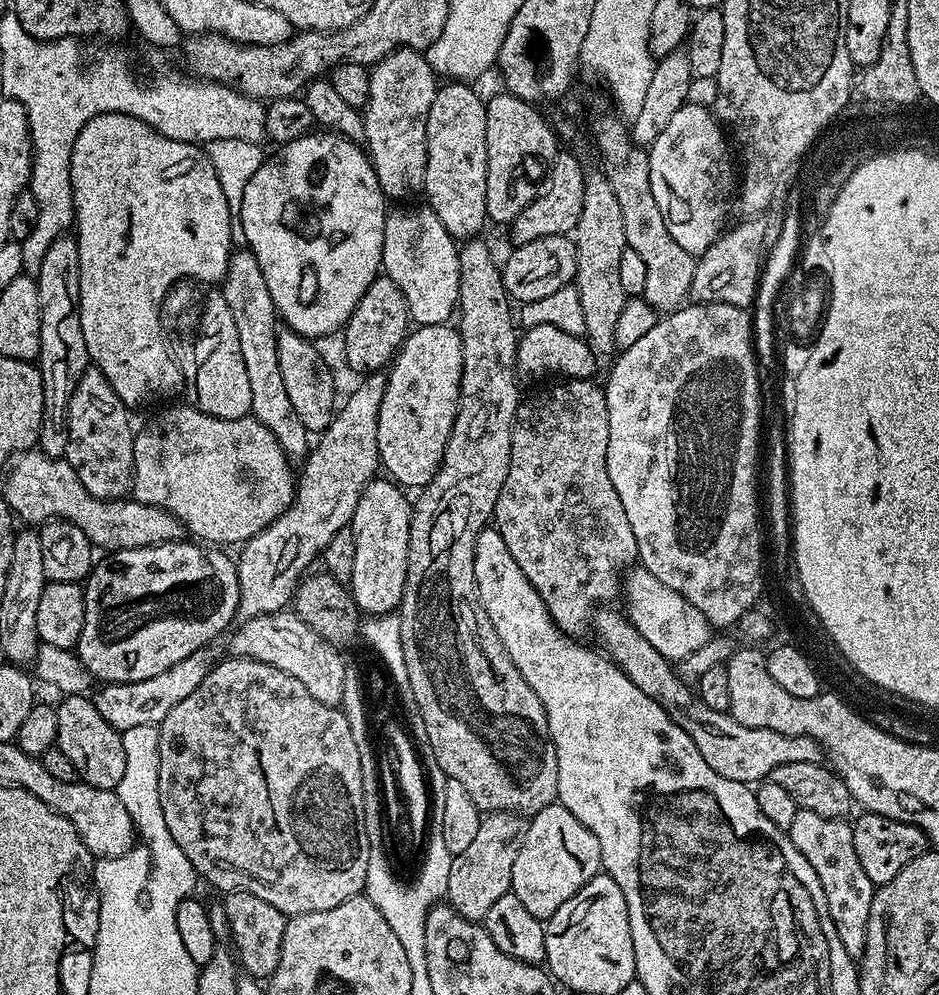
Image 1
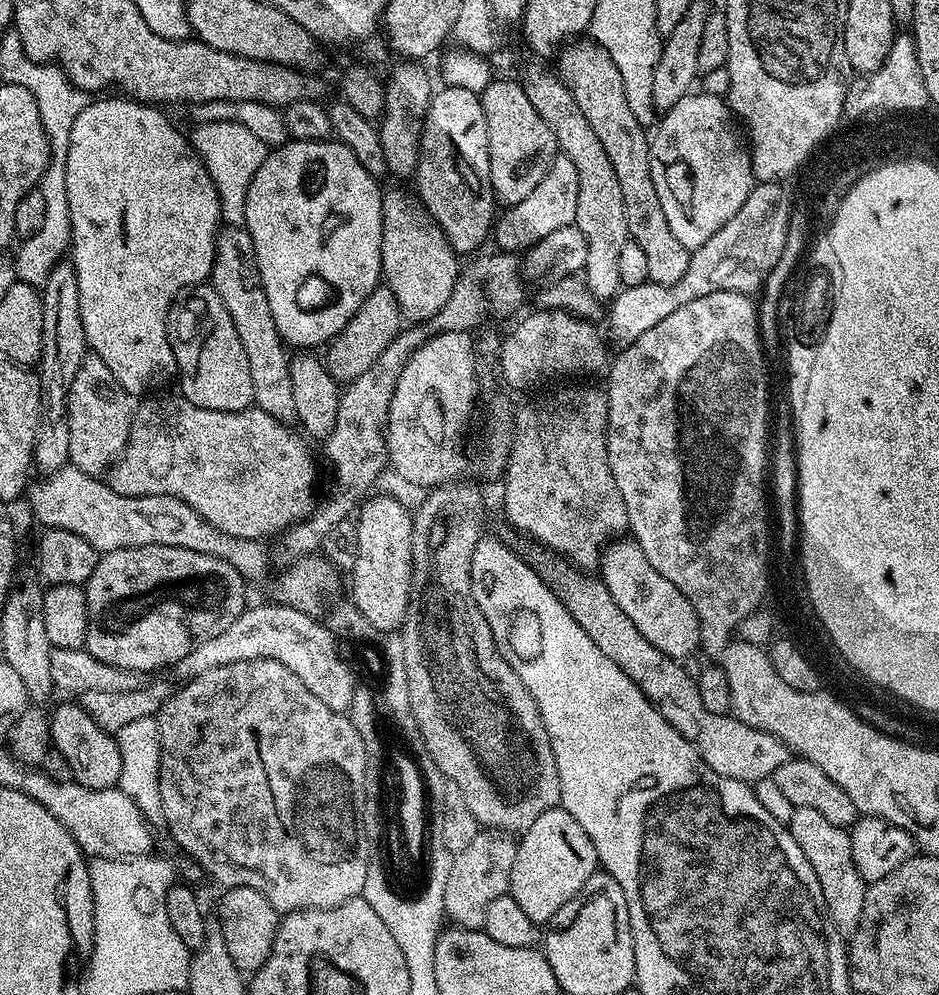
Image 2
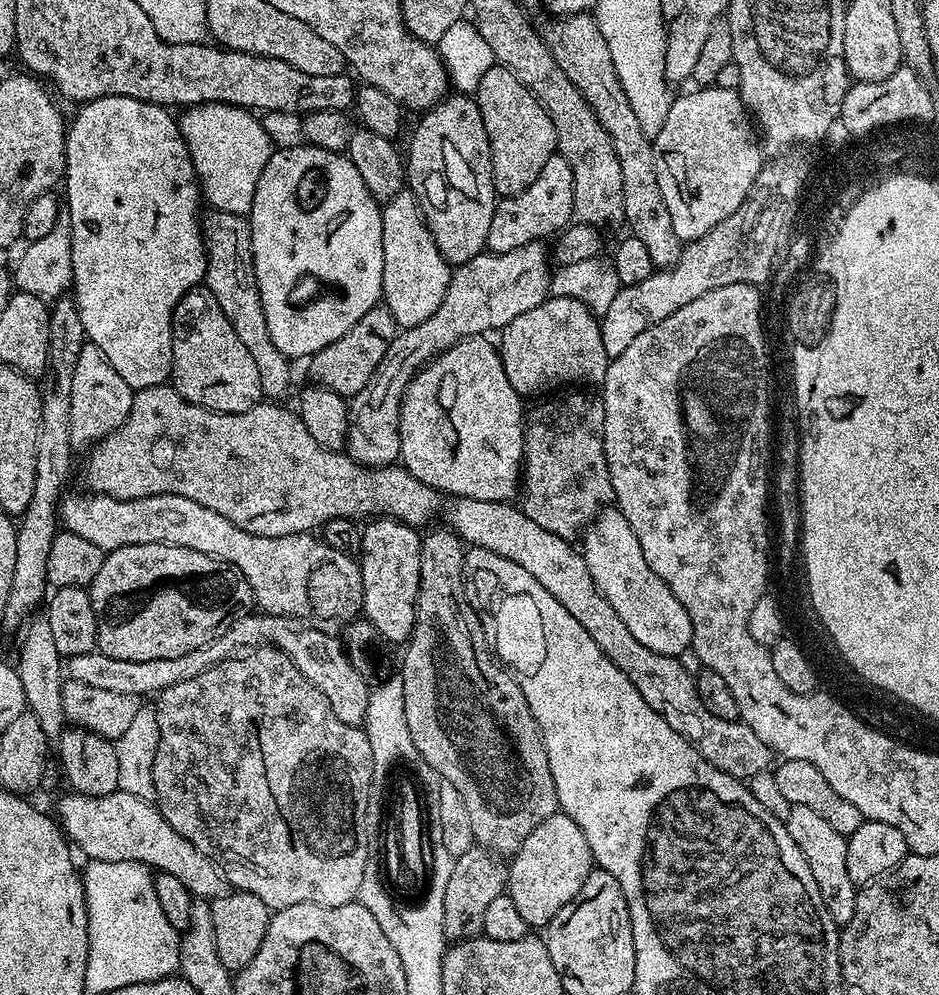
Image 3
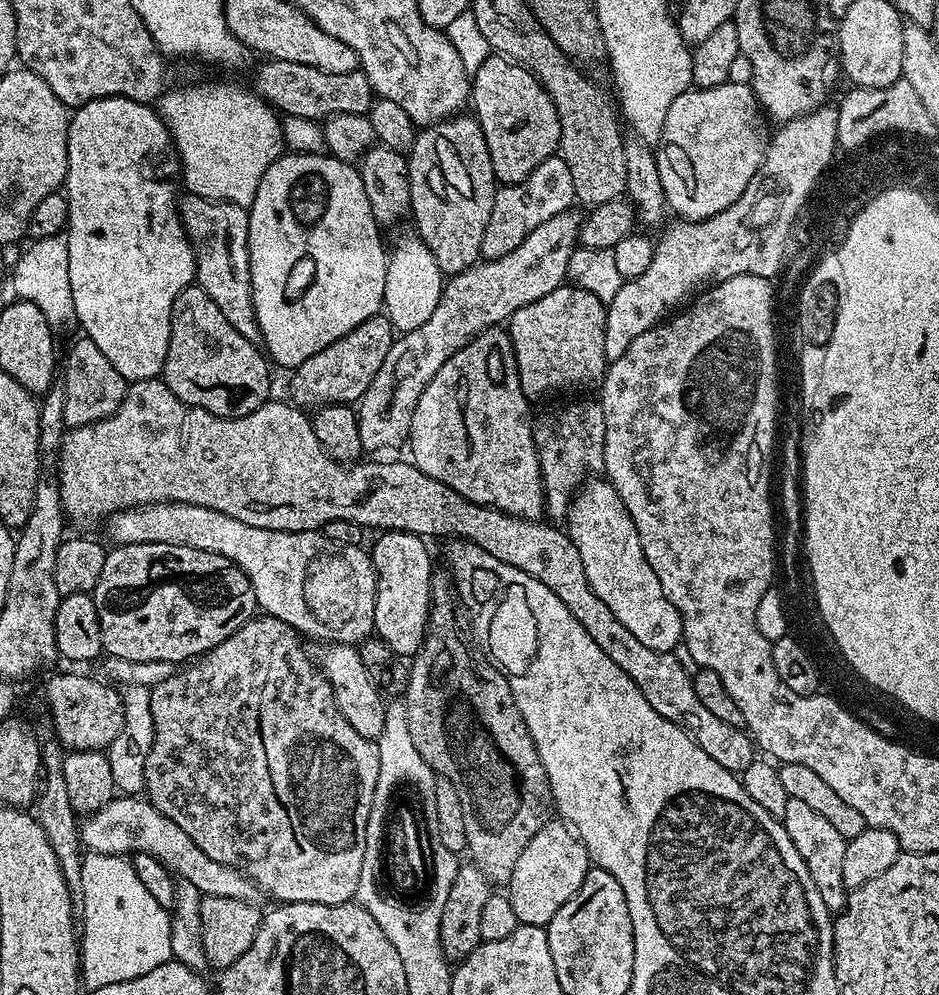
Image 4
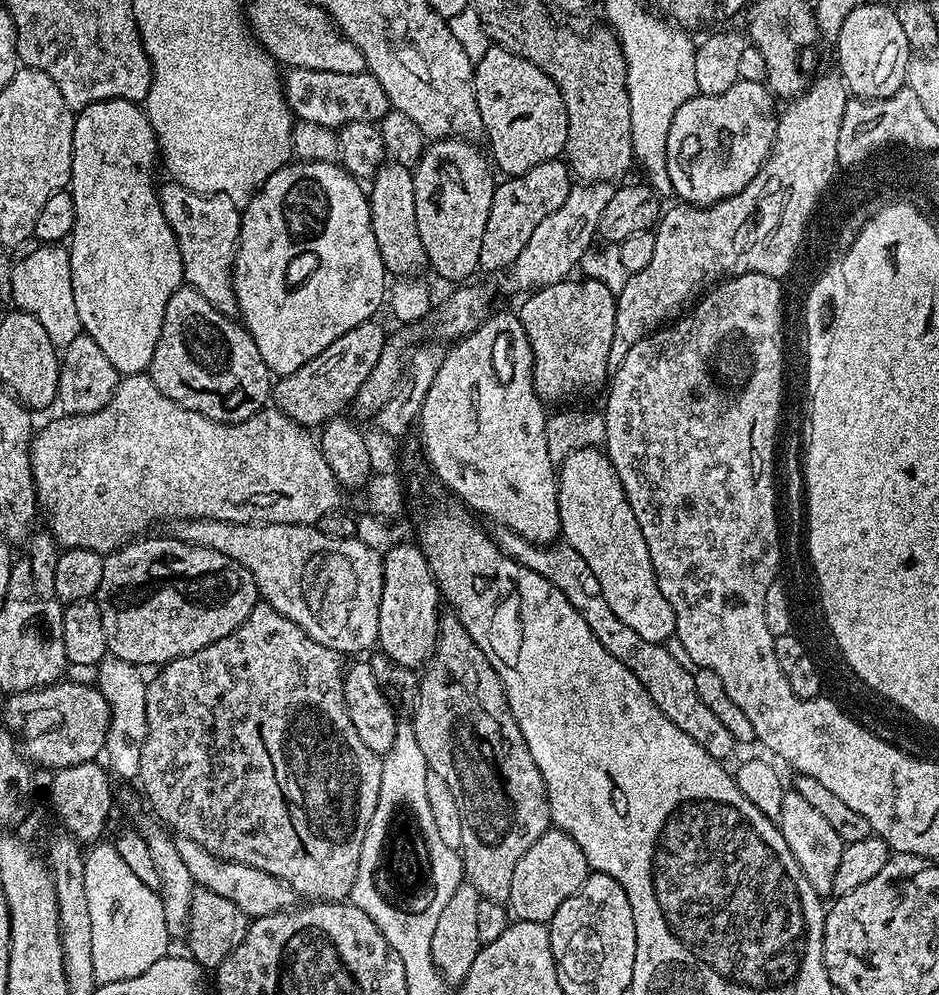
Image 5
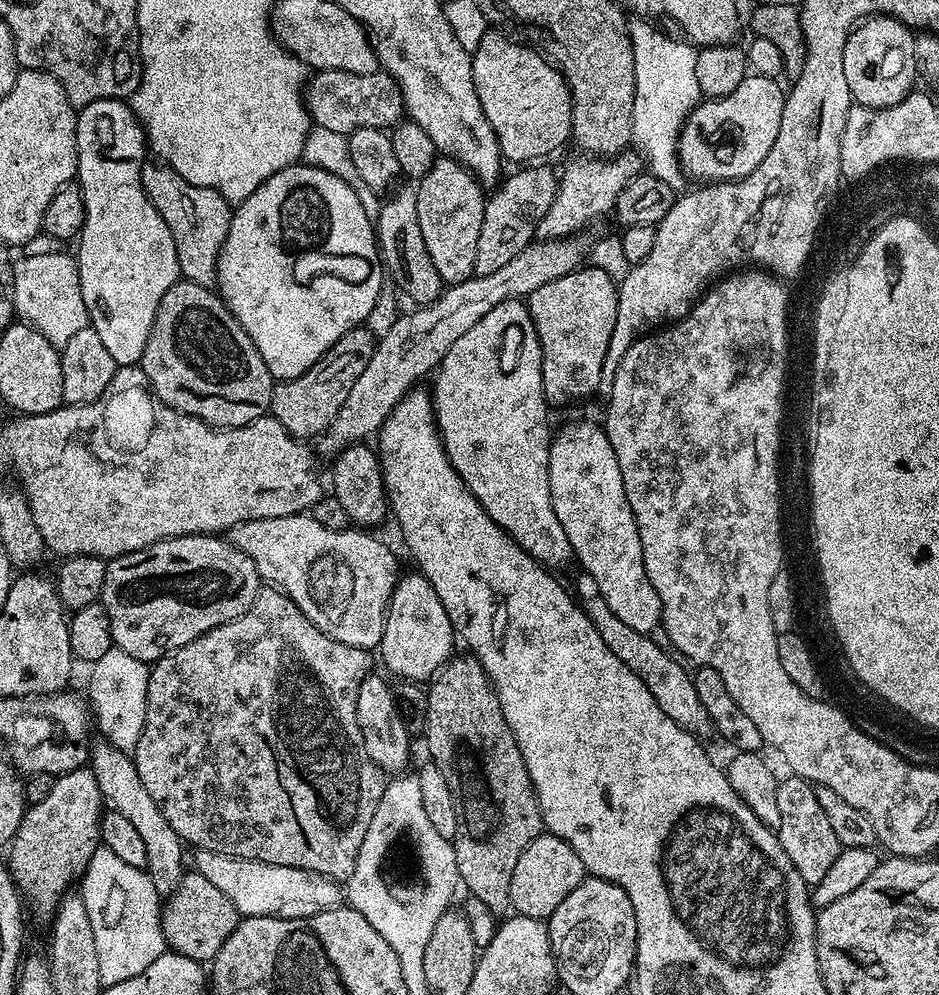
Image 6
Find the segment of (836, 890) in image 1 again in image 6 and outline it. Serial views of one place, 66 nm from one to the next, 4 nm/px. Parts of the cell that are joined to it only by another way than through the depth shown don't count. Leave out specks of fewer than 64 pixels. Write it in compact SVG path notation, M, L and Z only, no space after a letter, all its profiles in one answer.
M795 774L789 777L789 780L781 779L778 783L778 835L782 850L786 850L786 858L794 862L794 870L802 874L806 883L815 886L822 882L822 878L826 878L826 872L830 866L834 866L842 849L838 834L834 834L822 806L818 806L815 787Z

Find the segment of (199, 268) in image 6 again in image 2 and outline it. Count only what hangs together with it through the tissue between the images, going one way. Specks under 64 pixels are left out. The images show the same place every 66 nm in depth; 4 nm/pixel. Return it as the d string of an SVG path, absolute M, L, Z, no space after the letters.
M221 227L216 237L216 261L210 283L218 298L222 298L222 306L226 306L226 314L230 314L230 319L234 321L234 330L238 330L238 338L246 350L246 359L250 362L250 382L254 382L252 399L255 407L270 414L270 418L278 418L278 422L295 425L294 389L290 387L290 352L278 334L278 326L274 326L274 314L270 314L270 302L266 302L254 242L247 228Z

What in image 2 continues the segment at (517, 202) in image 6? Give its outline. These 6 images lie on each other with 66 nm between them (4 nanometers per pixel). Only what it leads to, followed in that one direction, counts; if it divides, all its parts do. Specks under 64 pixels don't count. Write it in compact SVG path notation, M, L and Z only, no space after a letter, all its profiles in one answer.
M560 154L552 161L546 178L534 186L528 197L517 204L507 205L495 217L494 240L496 236L496 244L500 247L497 249L504 254L524 254L554 230L575 225L577 214L578 170L574 170L574 162L570 162L568 156Z

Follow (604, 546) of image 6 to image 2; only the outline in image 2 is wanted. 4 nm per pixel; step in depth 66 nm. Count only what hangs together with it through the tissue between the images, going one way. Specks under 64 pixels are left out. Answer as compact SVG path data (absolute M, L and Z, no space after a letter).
M617 538L611 541L600 557L598 576L604 581L606 590L610 590L614 602L618 602L622 614L638 626L642 638L646 638L650 646L678 661L700 648L700 623L698 614L694 614L694 606L686 602L686 594L682 594L674 582L662 578L662 574L646 562L646 554L642 554L635 540Z

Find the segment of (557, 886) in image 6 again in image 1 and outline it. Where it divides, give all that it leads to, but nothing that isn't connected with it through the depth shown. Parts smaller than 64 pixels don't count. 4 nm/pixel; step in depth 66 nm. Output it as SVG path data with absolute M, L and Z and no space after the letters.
M557 802L528 820L522 850L518 850L518 858L514 858L511 892L522 901L526 910L530 910L530 914L534 914L534 918L546 922L562 902L570 902L590 878L601 875L601 872L598 838L594 838L594 834L590 834L570 810Z

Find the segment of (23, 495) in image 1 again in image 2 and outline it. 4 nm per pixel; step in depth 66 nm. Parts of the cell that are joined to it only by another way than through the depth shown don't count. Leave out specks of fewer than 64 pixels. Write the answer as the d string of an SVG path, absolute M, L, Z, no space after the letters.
M73 464L62 466L62 470L47 473L36 485L27 489L26 501L32 507L36 520L44 528L61 528L70 530L70 534L78 534L78 538L86 538L97 553L113 552L123 548L138 546L178 546L182 550L198 550L198 554L211 554L225 560L234 570L238 570L245 581L260 580L268 572L268 556L264 553L265 545L259 540L234 538L230 534L222 534L210 522L203 520L186 502L173 496L127 496L118 494L103 479L78 470Z

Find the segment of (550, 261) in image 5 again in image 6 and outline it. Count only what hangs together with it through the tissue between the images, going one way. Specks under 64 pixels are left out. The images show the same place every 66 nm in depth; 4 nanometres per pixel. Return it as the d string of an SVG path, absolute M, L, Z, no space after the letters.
M625 150L607 162L600 158L580 158L558 176L554 206L536 227L536 236L542 240L563 240L575 237L591 220L599 218L603 212L611 213L616 199L630 181L642 172L642 160L635 151Z

